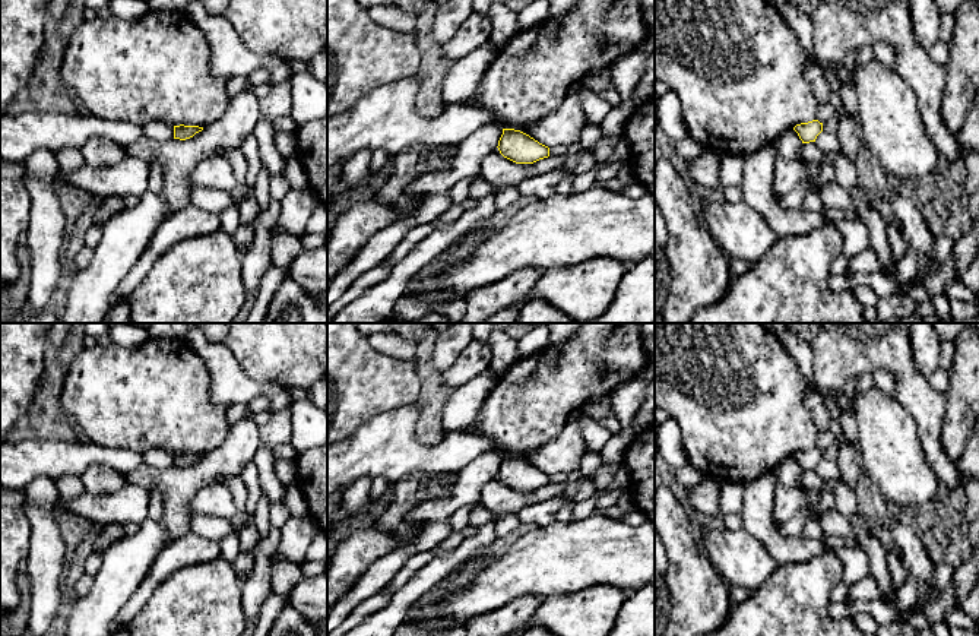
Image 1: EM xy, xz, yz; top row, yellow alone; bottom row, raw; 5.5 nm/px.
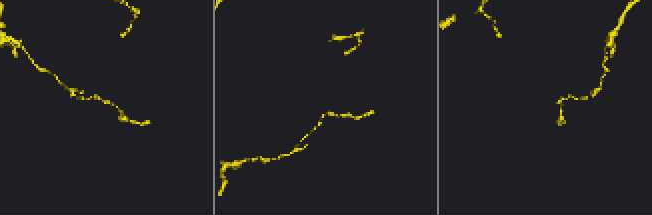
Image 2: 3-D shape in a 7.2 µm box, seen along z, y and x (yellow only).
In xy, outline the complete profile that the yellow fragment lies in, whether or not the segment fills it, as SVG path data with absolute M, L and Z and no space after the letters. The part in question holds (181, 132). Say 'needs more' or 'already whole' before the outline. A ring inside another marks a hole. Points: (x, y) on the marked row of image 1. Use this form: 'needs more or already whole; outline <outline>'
already whole; outline M174 126L174 139L186 140L193 137L196 133L202 132L203 127L199 126Z

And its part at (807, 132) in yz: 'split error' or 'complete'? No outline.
complete

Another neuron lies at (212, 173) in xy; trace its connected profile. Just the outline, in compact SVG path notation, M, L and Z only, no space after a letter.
M219 155L200 161L188 177L188 193L196 187L231 192L235 186L237 178L231 164Z

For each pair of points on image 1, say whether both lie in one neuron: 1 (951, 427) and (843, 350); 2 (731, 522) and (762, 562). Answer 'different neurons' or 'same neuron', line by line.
1: different neurons
2: different neurons

